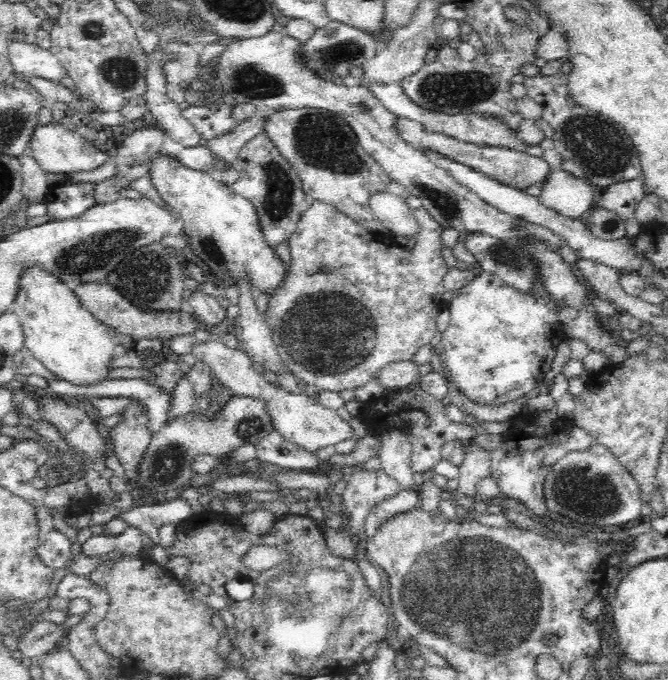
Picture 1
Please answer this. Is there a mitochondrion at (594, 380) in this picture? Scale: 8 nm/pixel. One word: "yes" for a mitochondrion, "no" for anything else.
no

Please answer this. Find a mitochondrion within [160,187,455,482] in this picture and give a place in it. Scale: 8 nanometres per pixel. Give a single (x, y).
(329, 332)

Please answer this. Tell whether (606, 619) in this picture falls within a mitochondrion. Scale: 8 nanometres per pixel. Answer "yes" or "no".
no

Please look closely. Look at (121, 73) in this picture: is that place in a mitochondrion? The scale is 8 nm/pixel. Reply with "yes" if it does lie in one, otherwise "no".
yes

